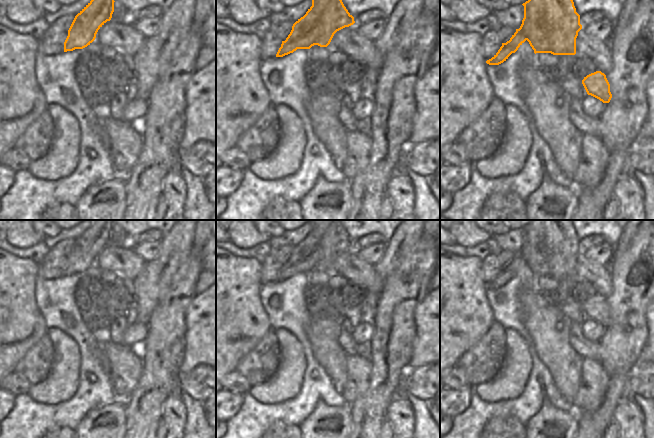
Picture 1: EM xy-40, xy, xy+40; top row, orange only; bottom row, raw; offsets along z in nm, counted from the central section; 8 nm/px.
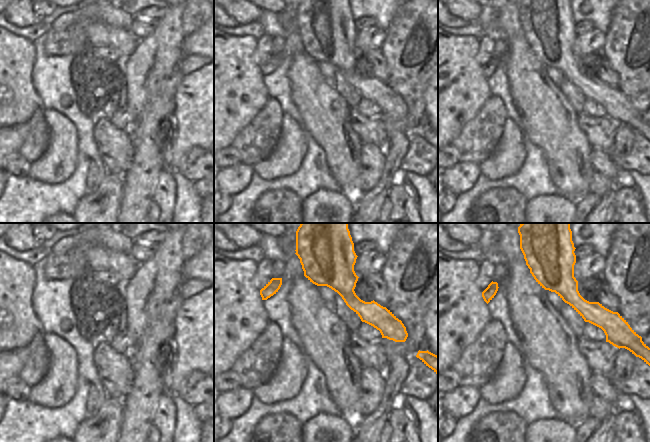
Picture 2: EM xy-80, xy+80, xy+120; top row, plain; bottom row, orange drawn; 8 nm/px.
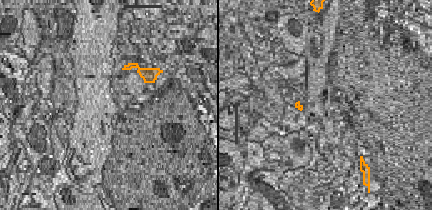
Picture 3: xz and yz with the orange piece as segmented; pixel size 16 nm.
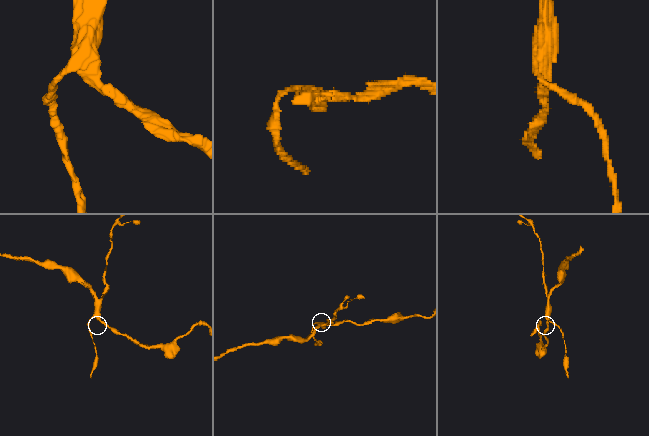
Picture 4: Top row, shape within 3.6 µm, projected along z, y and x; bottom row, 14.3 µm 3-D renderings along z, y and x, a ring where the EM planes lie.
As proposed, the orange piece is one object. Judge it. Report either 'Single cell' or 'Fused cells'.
Fused cells

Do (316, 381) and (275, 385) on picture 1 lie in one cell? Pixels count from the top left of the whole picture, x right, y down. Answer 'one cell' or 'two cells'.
two cells

